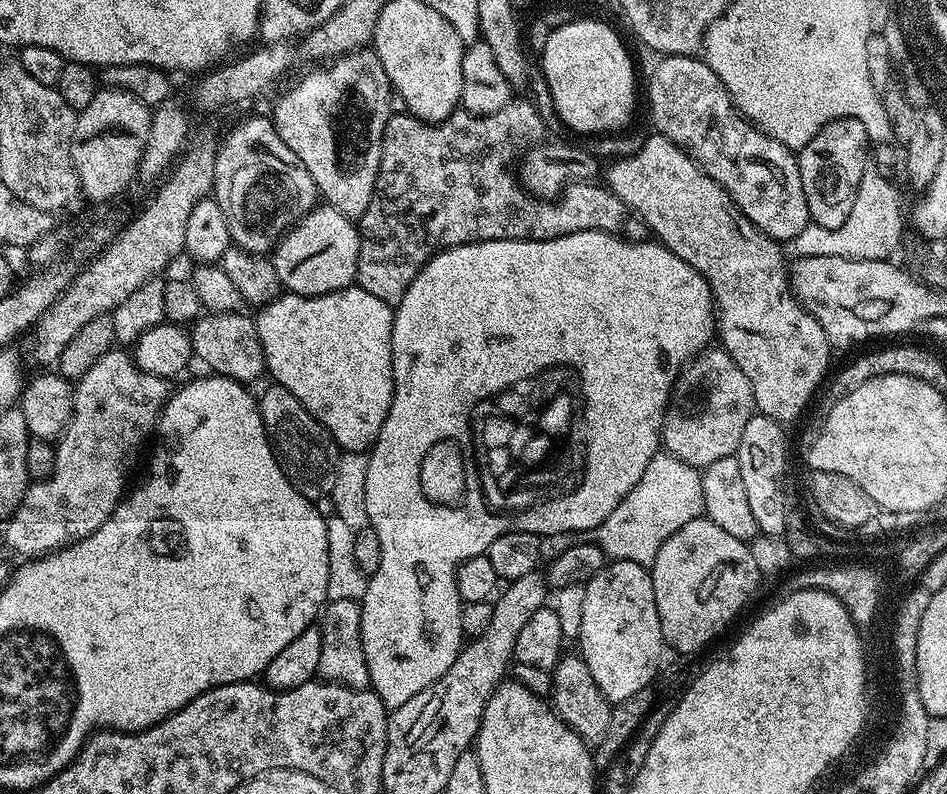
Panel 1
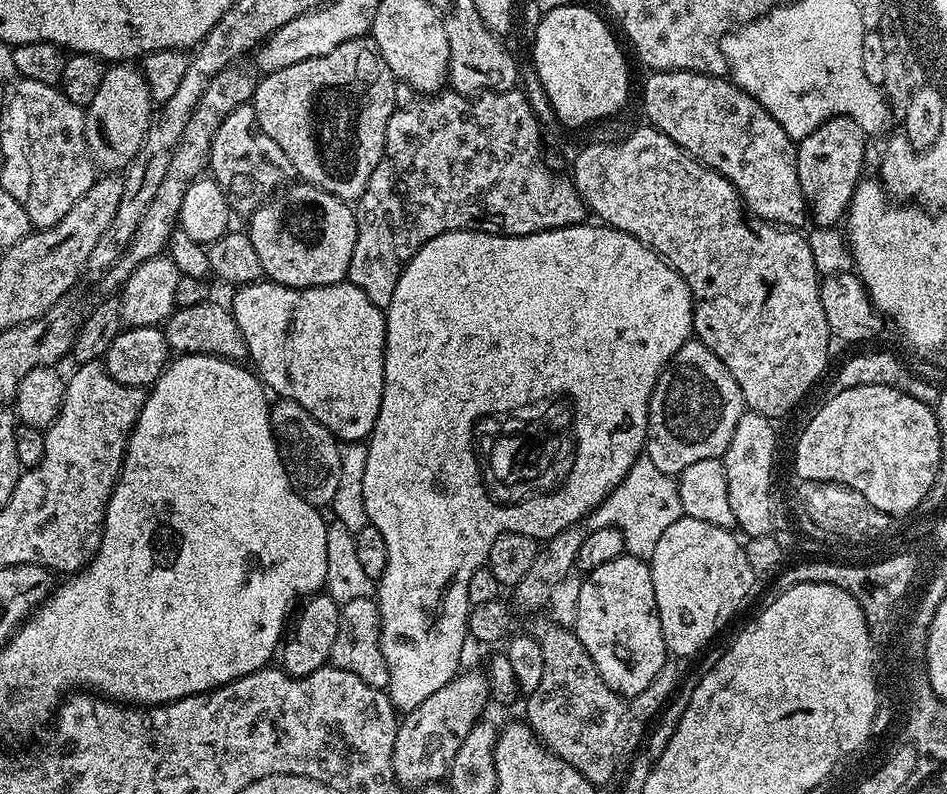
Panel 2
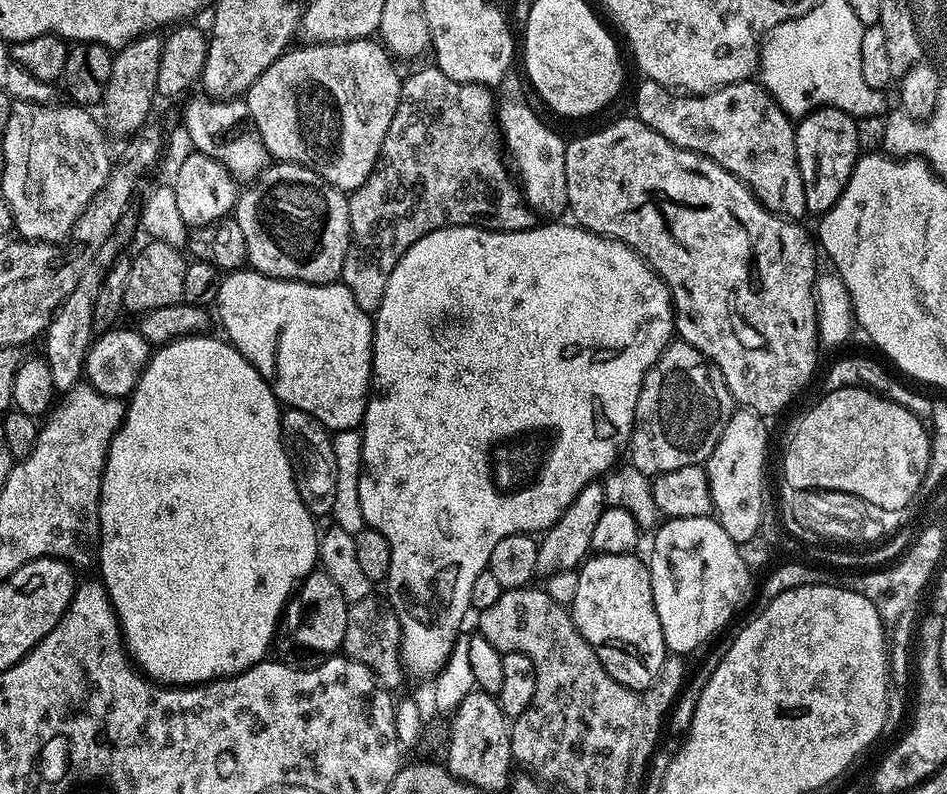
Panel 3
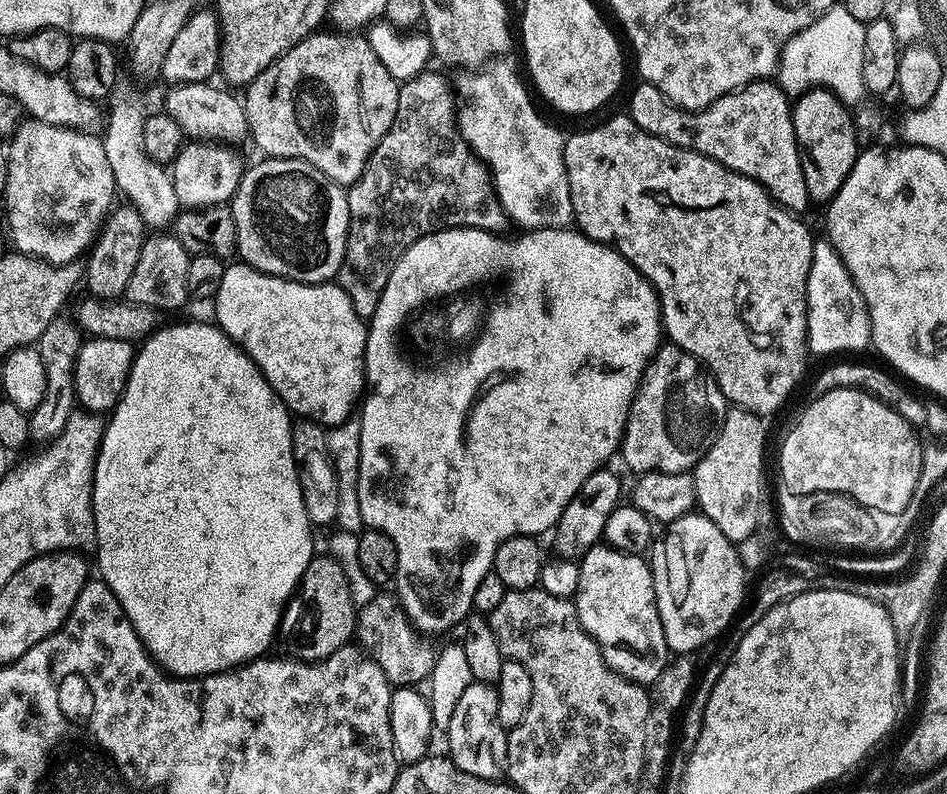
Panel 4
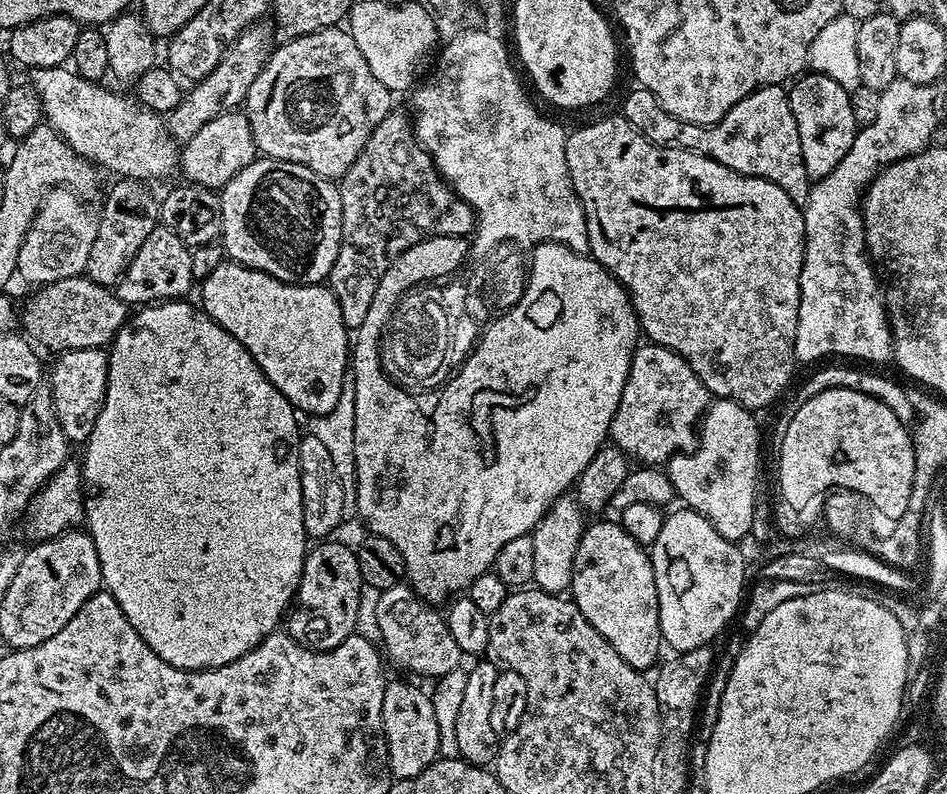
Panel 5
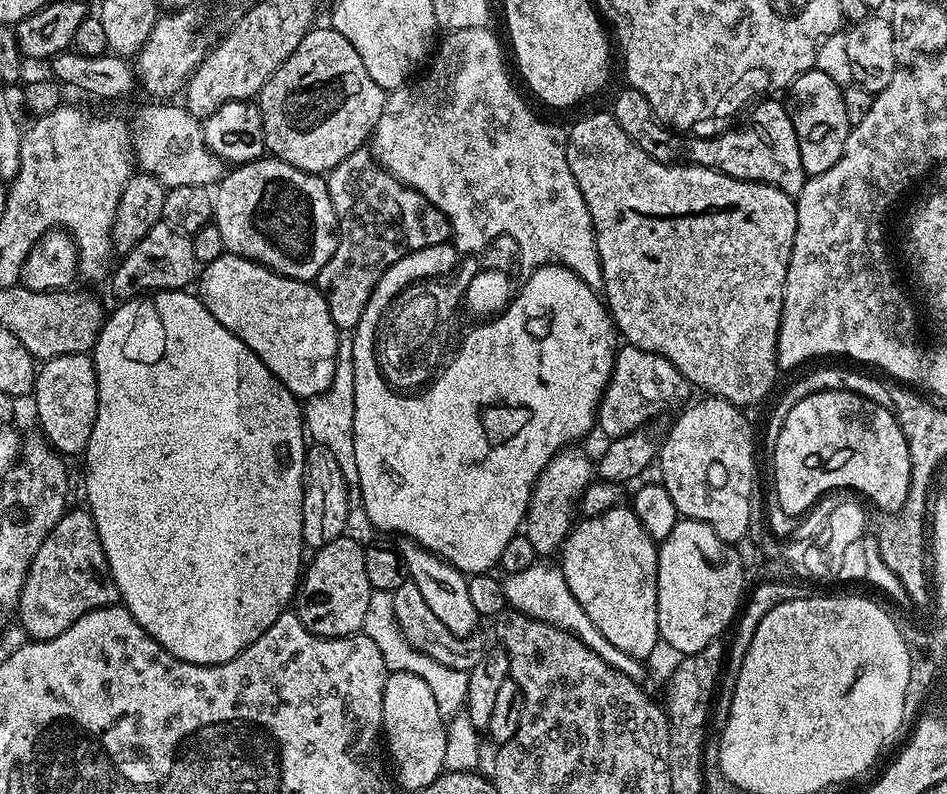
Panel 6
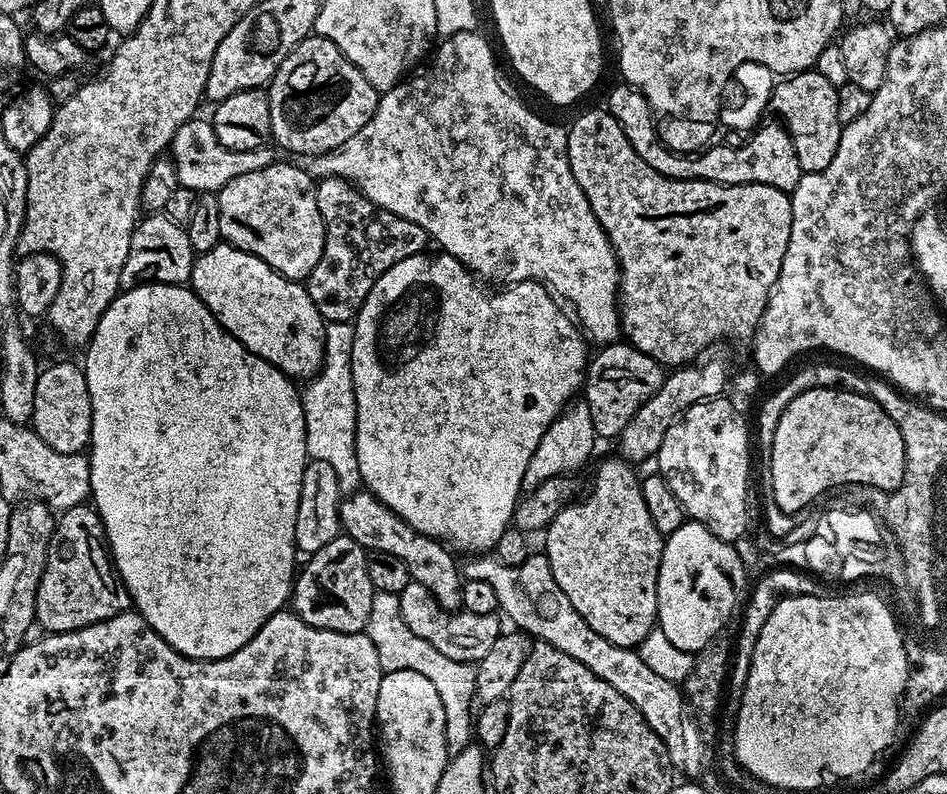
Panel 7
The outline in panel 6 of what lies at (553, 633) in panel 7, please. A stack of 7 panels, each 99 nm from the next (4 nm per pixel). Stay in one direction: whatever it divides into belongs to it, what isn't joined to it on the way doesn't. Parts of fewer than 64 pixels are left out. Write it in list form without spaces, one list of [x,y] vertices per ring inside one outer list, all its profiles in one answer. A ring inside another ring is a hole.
[[[555,563],[531,564],[529,568],[518,574],[505,575],[503,581],[508,604],[515,611],[566,630],[570,635],[577,636],[590,650],[594,650],[594,654],[598,654],[598,658],[605,660],[611,668],[617,668],[619,672],[626,674],[632,680],[639,681],[641,679],[640,675],[643,674],[645,665],[630,654],[618,650],[618,646],[606,642],[602,630],[598,630],[598,626],[594,626],[594,622],[590,622],[586,610],[582,610],[582,606],[578,606],[578,598],[574,598],[574,594],[570,594],[570,586],[566,586],[566,578]]]

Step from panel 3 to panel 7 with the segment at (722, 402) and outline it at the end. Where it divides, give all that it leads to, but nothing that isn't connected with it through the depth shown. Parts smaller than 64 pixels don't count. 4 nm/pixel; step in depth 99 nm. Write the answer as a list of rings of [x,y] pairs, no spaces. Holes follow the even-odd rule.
[[[627,342],[605,344],[597,352],[600,353],[593,360],[591,357],[587,365],[582,396],[590,406],[590,418],[594,418],[597,437],[616,438],[626,426],[626,422],[630,422],[636,411],[659,390],[666,372],[657,360],[642,354]]]

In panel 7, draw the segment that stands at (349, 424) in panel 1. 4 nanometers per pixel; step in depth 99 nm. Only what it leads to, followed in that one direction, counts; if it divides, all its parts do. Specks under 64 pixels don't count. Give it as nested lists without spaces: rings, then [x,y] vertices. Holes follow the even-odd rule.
[[[221,242],[208,252],[199,253],[192,261],[190,287],[197,298],[214,314],[227,332],[242,346],[250,349],[258,358],[270,362],[279,372],[296,382],[307,382],[324,364],[324,316],[314,306],[307,287],[278,274],[262,258],[246,250],[238,250],[233,244]]]

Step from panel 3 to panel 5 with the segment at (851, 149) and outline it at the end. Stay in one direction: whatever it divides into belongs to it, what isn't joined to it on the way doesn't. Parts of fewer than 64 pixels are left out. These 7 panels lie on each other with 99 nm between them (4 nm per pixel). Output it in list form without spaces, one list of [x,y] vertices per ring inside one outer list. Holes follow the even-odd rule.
[[[821,72],[801,75],[791,87],[787,89],[788,101],[794,122],[798,122],[798,138],[802,142],[806,174],[809,181],[815,182],[830,175],[834,166],[846,158],[854,142],[858,125],[854,118],[852,98],[849,89],[838,86],[834,78],[823,76]]]

